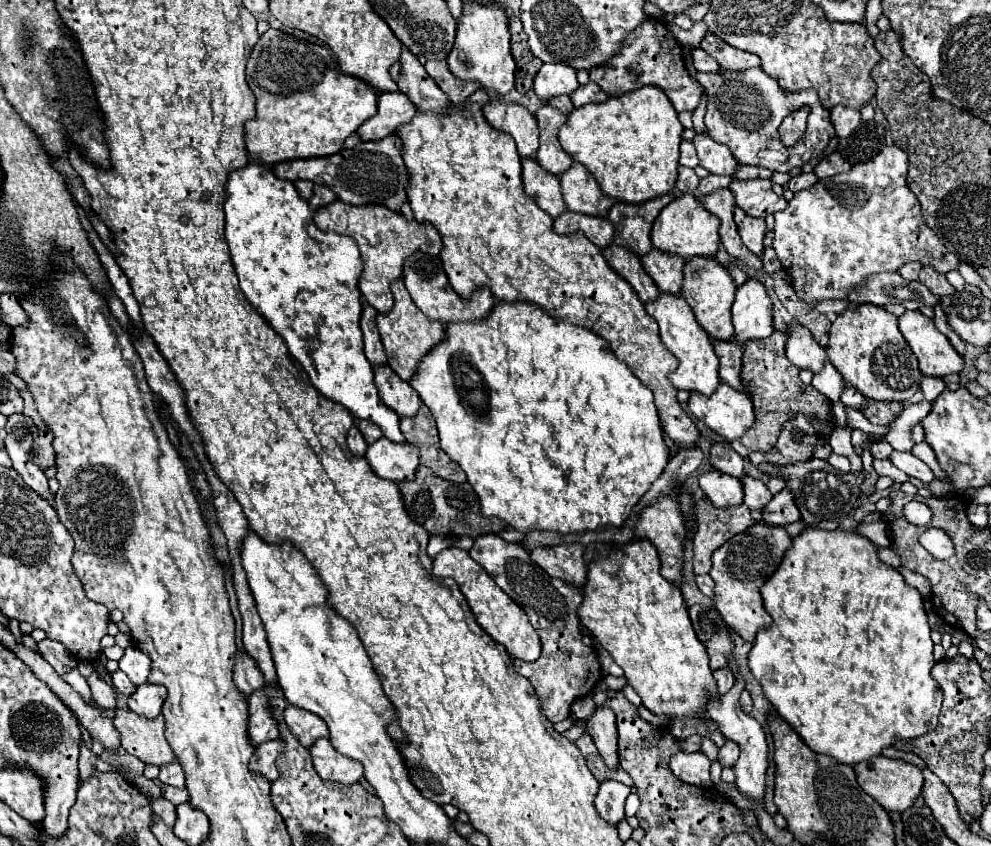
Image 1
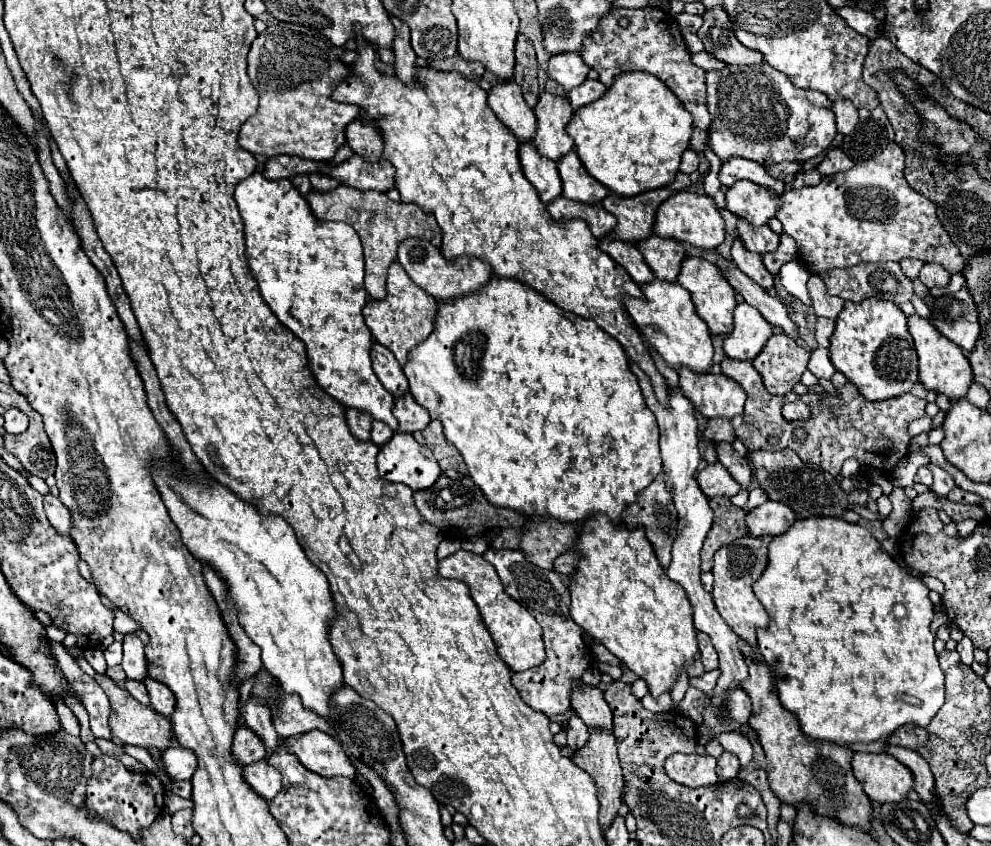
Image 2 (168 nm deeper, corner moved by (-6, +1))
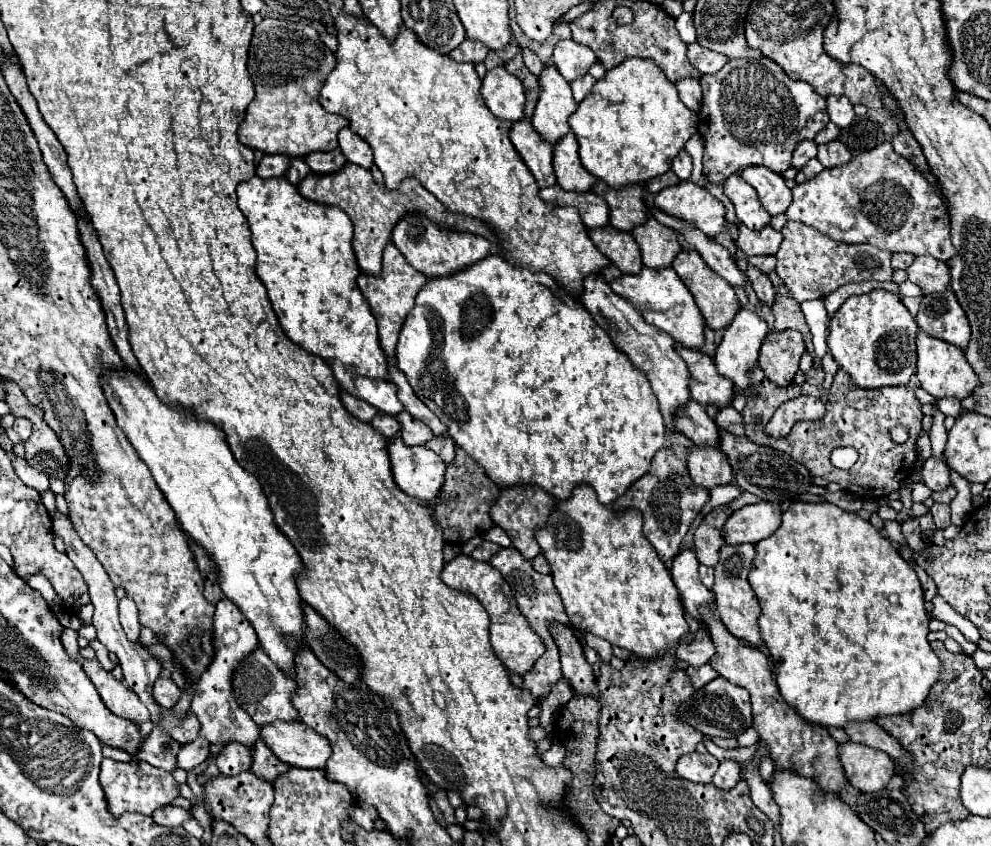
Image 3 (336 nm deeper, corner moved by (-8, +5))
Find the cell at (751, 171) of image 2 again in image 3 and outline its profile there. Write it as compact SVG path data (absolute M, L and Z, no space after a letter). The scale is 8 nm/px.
M749 166L749 168L743 168L739 172L739 176L757 190L757 196L759 196L763 208L771 216L783 214L789 208L791 190L787 188L781 174L767 170L765 166Z

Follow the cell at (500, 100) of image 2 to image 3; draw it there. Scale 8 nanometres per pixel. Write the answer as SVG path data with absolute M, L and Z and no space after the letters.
M493 68L487 70L487 76L483 78L481 96L487 104L487 108L499 118L507 120L511 124L521 122L525 118L525 88L509 74L505 68Z

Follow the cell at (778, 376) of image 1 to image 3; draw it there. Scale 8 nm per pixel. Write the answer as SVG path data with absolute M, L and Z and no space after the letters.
M769 332L759 352L759 368L775 386L789 386L799 372L799 360L805 352L799 332Z

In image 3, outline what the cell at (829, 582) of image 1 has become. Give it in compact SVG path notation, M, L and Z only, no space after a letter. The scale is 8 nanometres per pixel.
M797 502L793 504L791 510L783 512L783 522L765 540L759 540L755 544L757 556L755 556L755 568L749 574L749 584L755 590L759 604L761 604L761 616L759 616L759 632L761 640L767 646L775 676L777 676L777 686L781 690L781 696L785 702L795 708L807 722L825 726L825 728L845 728L849 722L869 722L877 720L881 716L893 716L893 714L907 714L919 708L927 696L929 690L939 682L943 674L943 666L937 658L937 654L931 650L927 634L929 634L929 614L923 606L923 588L913 572L913 568L899 556L899 552L889 544L887 538L883 538L877 528L859 518L853 512L845 512L835 504L823 502L823 504L811 504L811 502Z

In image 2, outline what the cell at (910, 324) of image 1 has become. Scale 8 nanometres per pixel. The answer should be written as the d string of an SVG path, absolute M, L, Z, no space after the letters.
M917 314L909 318L909 332L913 336L915 350L919 356L919 380L923 382L923 386L937 394L945 394L949 400L965 398L973 382L973 372L963 350L951 340L943 338L943 334L939 334L939 330L935 330L927 318L921 318Z

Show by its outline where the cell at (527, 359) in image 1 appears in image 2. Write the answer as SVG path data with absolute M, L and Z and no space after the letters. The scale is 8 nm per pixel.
M491 276L491 280L483 284L481 290L469 296L441 300L437 304L433 332L421 342L421 346L409 350L409 358L407 364L403 366L403 372L409 380L409 390L415 396L415 400L429 412L431 418L443 424L447 440L461 452L473 482L483 490L485 498L493 506L513 508L521 514L537 514L537 516L549 514L553 518L559 518L561 522L581 522L597 512L607 514L611 520L617 520L621 512L637 498L637 494L645 490L661 472L657 420L655 414L645 406L639 382L635 374L629 370L621 344L607 332L603 332L593 320L589 322L571 312L563 312L543 294L535 292L523 282L517 282L515 278Z

